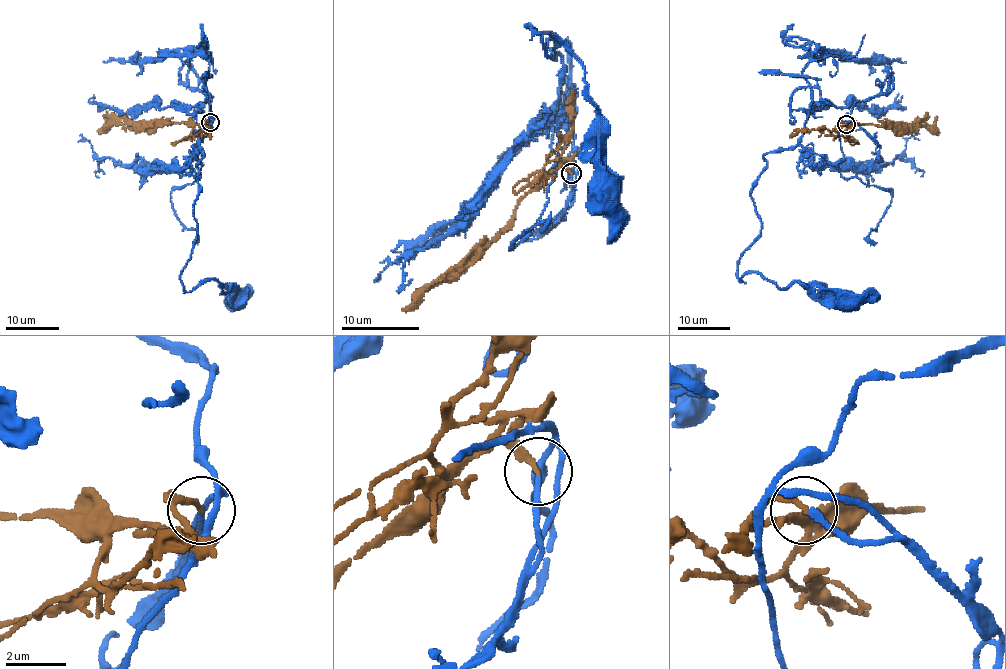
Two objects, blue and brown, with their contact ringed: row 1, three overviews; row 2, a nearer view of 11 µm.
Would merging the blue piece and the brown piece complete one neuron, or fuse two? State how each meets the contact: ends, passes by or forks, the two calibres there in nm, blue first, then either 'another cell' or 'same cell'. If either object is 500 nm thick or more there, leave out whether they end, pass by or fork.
blue ends | brown ends | 190/200 nm | same cell

